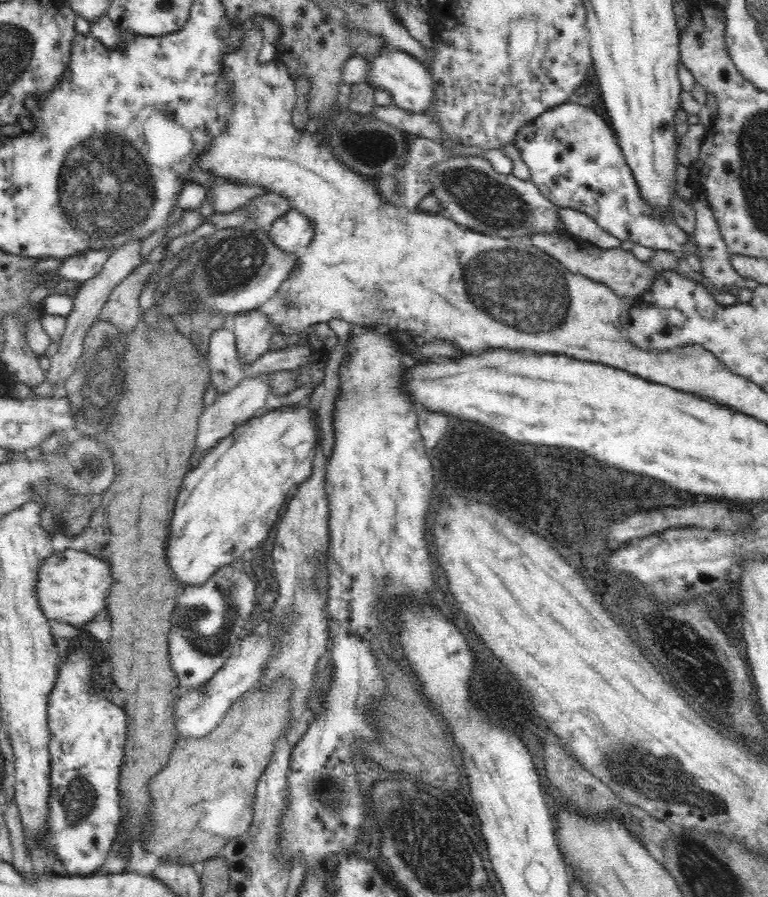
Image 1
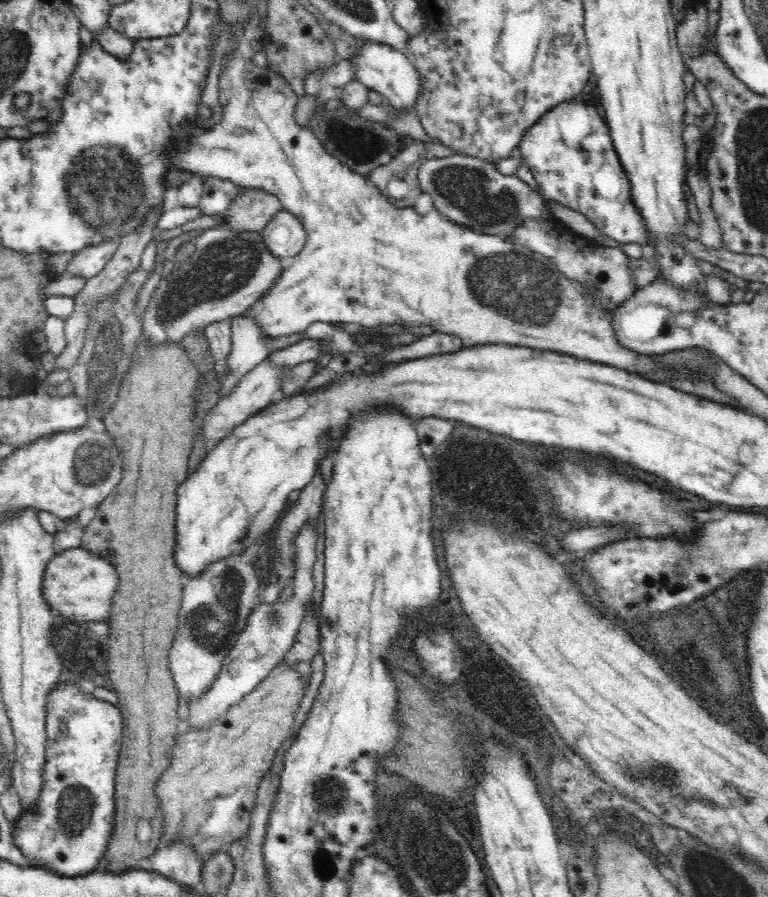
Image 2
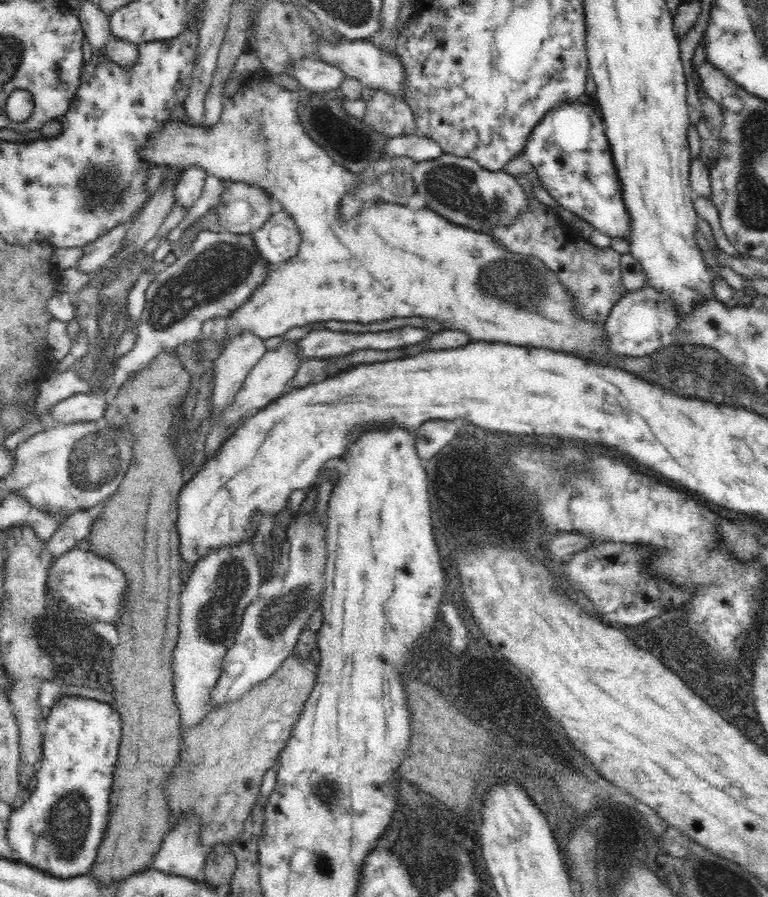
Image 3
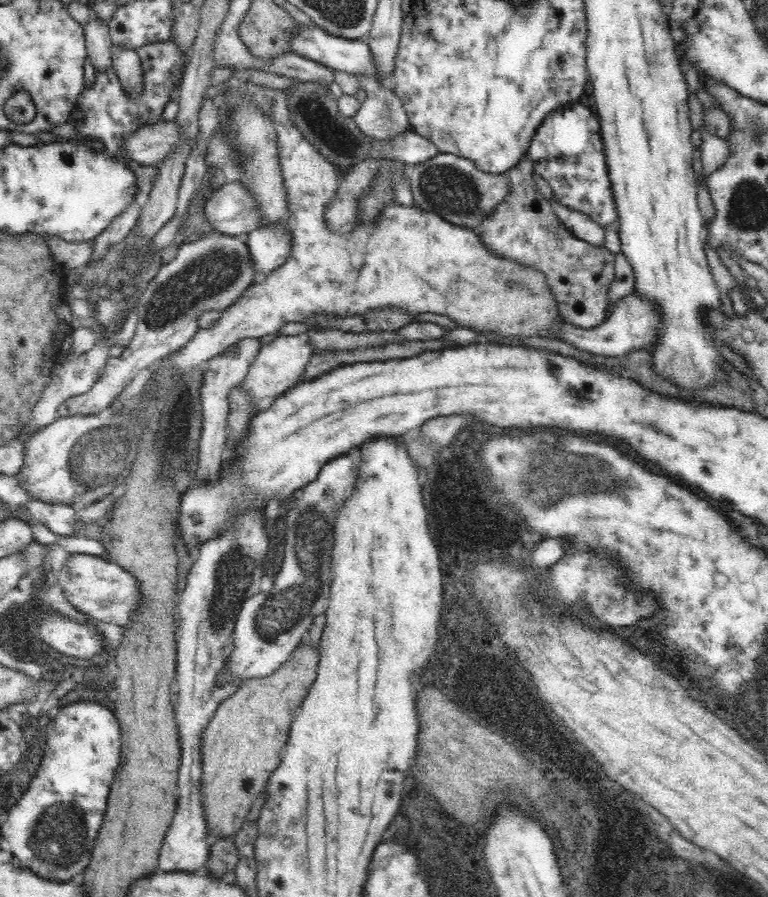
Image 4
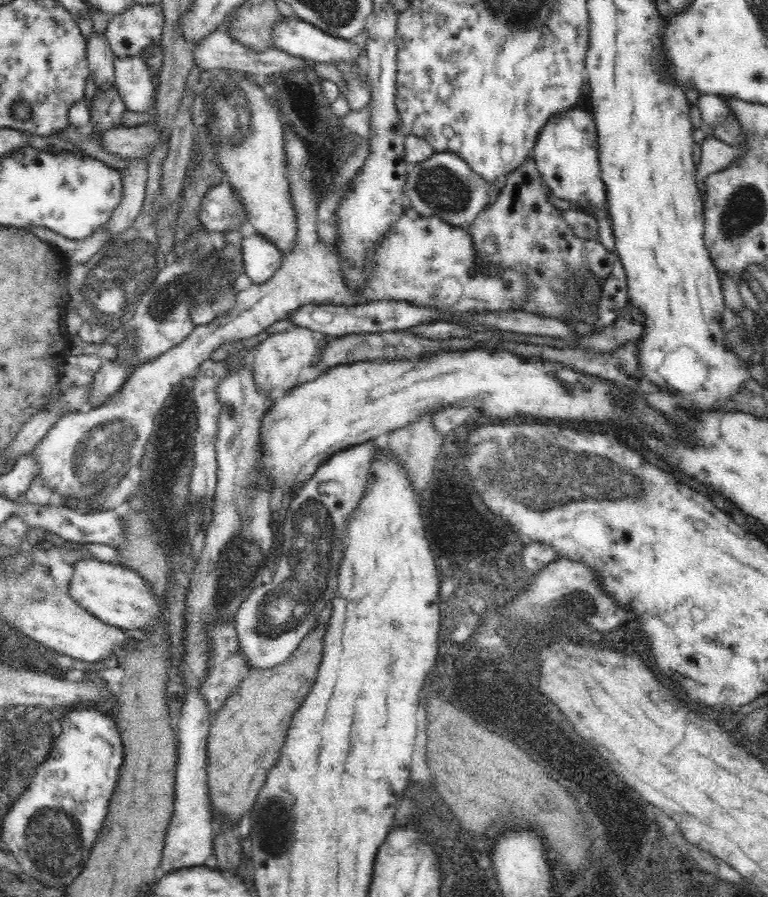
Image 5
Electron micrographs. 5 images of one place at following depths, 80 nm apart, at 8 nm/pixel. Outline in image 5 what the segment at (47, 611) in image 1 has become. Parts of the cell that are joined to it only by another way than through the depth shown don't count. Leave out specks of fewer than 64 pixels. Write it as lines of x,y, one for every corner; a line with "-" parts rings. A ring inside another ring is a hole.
92,556
76,560
73,564
73,575
69,582
69,594
74,601
86,611
106,624
134,632
150,628
162,616
160,603
156,599
150,584
130,567
120,562
102,562

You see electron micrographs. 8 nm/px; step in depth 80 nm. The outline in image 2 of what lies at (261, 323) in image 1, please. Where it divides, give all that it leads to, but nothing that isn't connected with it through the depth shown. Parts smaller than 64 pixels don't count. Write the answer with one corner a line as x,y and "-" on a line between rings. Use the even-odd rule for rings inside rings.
234,316
231,321
231,349
227,375
219,383
221,396
228,396
247,372
273,352
271,337
266,336
253,316

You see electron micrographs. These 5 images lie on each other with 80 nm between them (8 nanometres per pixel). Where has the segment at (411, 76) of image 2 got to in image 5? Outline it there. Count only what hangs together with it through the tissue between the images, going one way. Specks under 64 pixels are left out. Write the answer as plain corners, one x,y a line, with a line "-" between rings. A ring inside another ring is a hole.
296,16
290,18
282,17
280,22
274,26
274,34
272,34
272,41
274,47
282,50
290,56
302,58
309,62
332,63
335,60
348,61
351,64
356,64
358,57
362,55
362,49
358,44
352,44
346,39
328,35
326,32
314,26
310,22
299,20

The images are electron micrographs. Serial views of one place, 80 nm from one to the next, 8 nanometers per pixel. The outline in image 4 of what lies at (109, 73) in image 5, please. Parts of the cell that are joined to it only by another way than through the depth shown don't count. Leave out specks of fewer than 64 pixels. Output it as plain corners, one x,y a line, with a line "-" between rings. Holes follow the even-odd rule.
90,10
90,14
90,19
83,27
87,57
95,70
107,69
113,66
111,51
114,46
109,25
100,21
96,11

